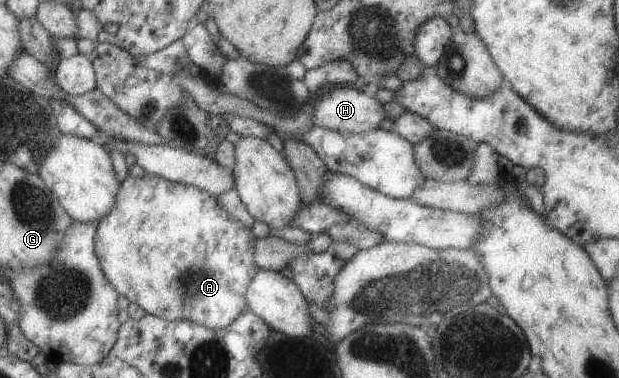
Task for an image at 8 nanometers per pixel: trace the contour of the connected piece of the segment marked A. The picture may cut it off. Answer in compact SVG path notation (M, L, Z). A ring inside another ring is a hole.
M144 172L140 176L127 175L121 182L119 191L115 193L113 209L98 221L95 231L94 250L100 271L115 288L116 293L123 295L129 304L138 305L145 314L154 315L167 321L190 321L215 331L215 329L227 329L227 325L231 325L243 311L249 311L247 301L245 301L245 291L247 291L249 281L251 281L253 275L259 271L259 268L253 262L253 249L251 249L253 241L255 241L255 237L251 233L251 226L244 227L237 219L229 215L225 208L223 209L217 203L215 196L195 186L169 181L163 179L163 177Z

